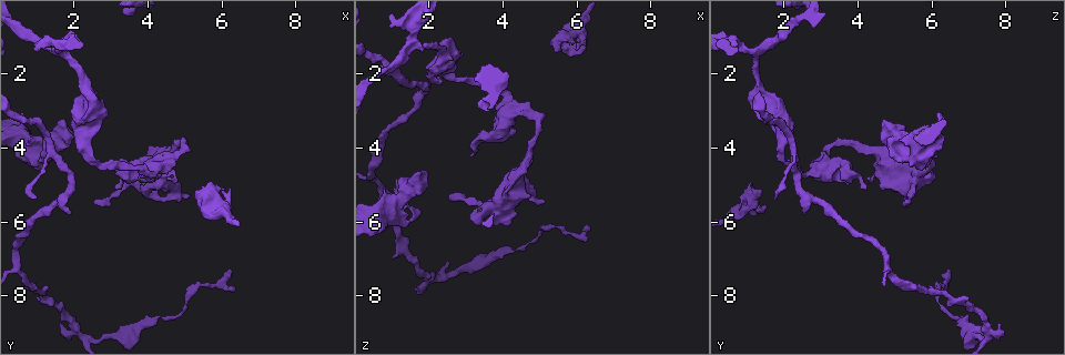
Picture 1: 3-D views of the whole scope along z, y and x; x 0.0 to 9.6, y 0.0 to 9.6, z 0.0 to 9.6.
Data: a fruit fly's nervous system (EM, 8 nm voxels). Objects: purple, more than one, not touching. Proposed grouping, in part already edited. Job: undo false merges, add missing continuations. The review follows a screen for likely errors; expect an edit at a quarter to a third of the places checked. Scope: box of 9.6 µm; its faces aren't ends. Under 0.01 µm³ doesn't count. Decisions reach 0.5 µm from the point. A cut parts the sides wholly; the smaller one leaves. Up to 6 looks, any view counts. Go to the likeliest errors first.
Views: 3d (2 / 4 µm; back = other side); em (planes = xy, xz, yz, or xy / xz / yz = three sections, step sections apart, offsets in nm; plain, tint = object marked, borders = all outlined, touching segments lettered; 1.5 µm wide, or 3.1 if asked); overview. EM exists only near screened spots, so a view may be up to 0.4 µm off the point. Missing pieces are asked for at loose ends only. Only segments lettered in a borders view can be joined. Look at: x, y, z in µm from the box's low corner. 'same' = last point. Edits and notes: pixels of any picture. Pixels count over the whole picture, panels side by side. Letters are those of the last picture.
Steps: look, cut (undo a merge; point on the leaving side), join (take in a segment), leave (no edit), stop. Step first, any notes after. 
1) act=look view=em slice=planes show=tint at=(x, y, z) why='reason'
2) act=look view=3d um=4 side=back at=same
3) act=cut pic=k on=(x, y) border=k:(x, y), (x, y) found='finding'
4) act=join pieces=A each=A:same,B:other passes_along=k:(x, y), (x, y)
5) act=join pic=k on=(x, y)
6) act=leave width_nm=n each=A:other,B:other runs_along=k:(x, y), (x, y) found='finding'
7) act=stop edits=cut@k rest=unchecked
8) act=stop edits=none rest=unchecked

act=look view=em slice=planes show=borders at=(0.65, 3.00, 6.25) why='an open end'

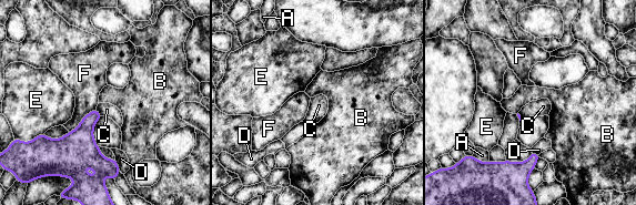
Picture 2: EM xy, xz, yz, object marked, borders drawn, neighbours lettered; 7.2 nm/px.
act=leave each=A:other,B:other,C:other,D:other,E:other,F:other border=2:(96, 109), (102, 115) found='none of them fits'

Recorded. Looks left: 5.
act=look view=em slice=planes show=plain at=(3.35, 5.10, 5.50) why='thick turns thin'

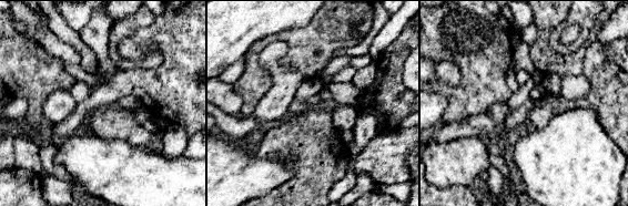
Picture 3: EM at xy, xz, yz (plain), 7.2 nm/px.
act=look view=em slice=planes show=tint at=same

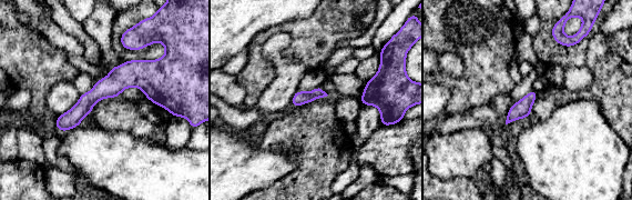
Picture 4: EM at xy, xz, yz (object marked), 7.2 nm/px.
act=look view=em slice=planes show=borders at=same

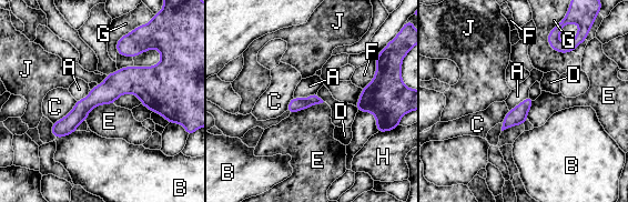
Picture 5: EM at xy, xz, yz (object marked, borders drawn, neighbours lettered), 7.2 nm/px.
act=leave each=A:other,B:other,C:other,D:other,E:other,F:other,G:other,H:other,J:other border=5:(113, 102), (95, 105), (84, 120) found='one neuron here'

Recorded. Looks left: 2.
act=stop edits=none rest=unchecked

